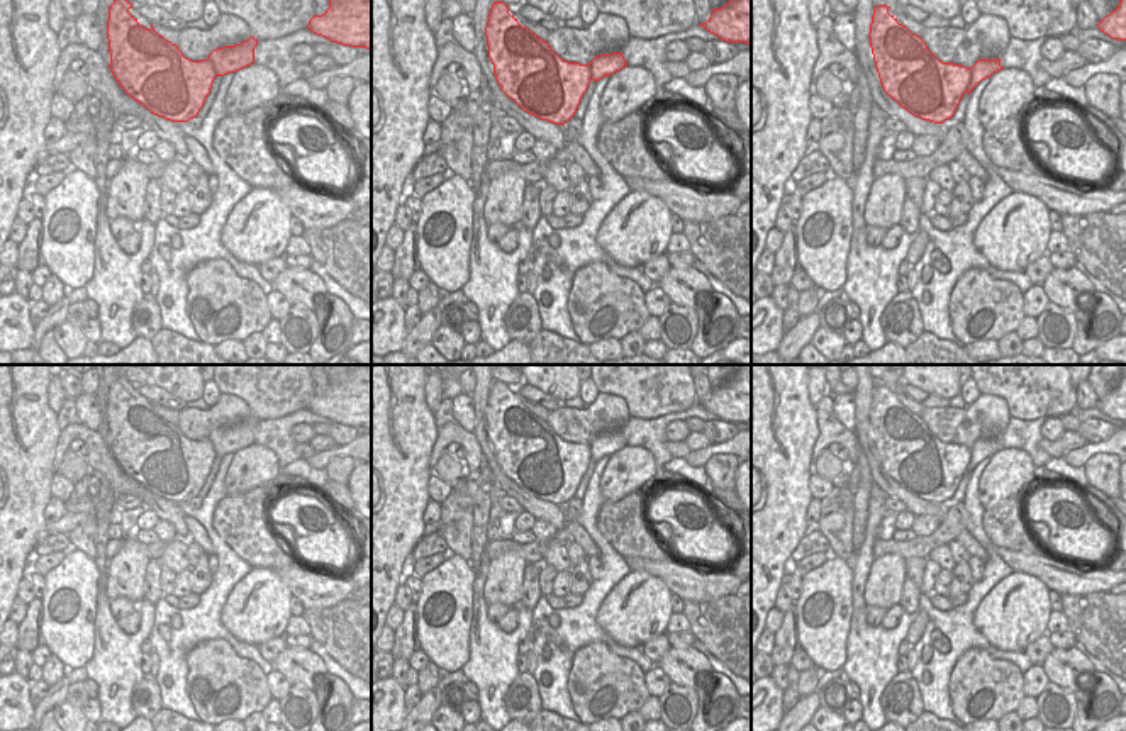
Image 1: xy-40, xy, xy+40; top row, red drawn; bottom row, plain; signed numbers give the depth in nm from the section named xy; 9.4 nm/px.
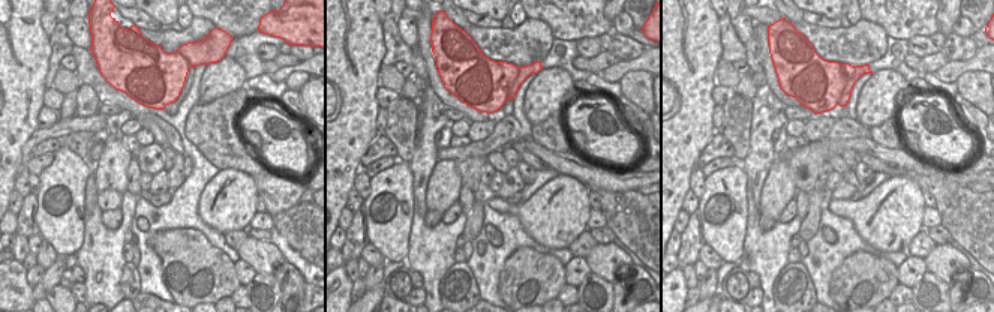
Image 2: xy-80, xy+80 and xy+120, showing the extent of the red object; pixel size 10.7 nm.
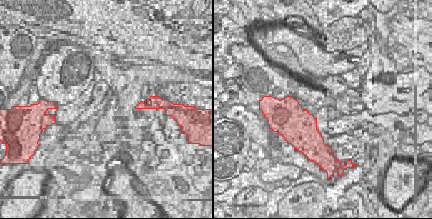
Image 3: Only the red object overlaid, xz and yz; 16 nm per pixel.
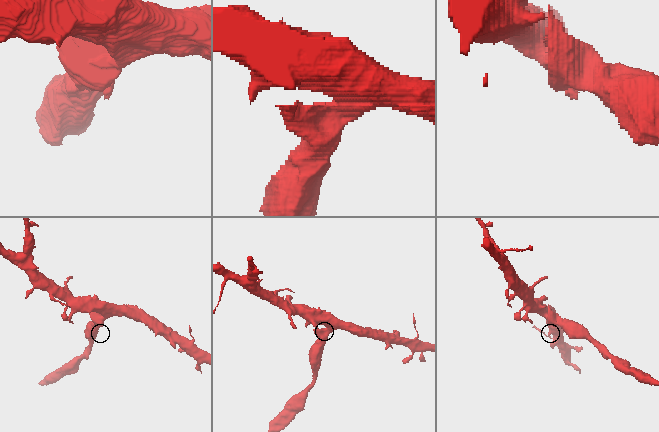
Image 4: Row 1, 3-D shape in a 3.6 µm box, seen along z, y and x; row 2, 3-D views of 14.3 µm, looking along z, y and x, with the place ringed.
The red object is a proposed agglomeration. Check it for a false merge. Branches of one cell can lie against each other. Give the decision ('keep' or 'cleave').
cleave

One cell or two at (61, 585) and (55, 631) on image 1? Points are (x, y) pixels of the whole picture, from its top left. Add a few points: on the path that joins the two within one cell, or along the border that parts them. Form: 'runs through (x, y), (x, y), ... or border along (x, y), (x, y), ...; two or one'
runs through (51, 596), (46, 606), (50, 619); one

